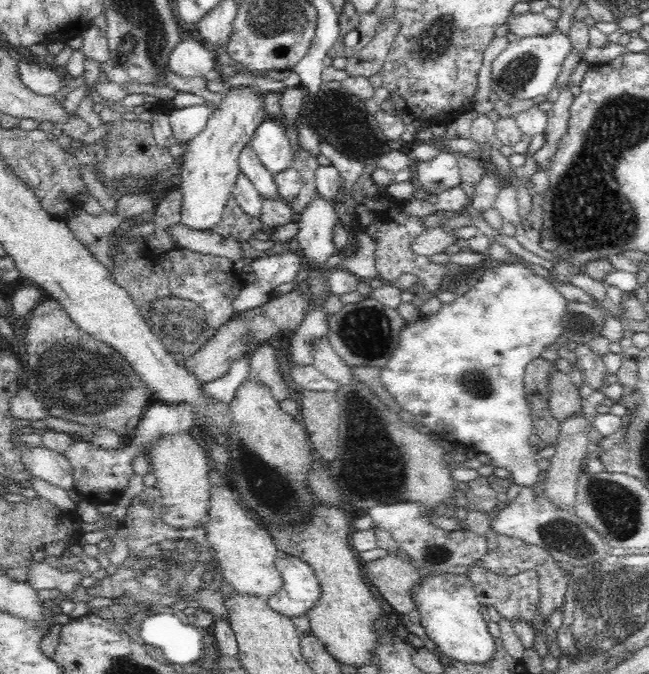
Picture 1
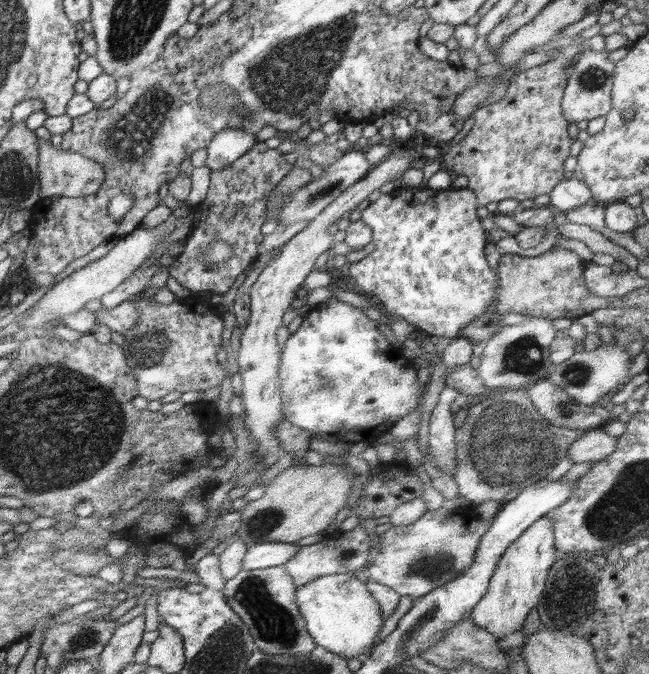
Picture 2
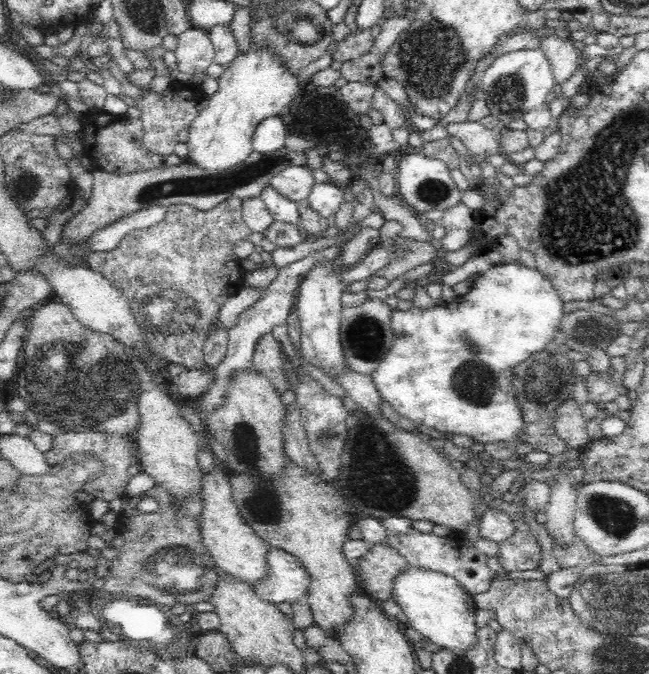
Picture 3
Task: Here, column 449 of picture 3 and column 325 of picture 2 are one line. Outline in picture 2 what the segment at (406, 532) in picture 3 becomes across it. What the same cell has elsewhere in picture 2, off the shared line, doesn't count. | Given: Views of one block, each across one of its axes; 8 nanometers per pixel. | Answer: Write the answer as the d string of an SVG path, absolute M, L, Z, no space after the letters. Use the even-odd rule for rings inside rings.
M359 523L350 531L336 530L334 533L324 536L320 542L300 546L296 555L283 566L286 568L286 572L292 576L295 587L298 588L318 577L352 573L364 568L367 566L366 562L370 556L371 544L372 539L366 533L366 529L362 527L362 523Z

